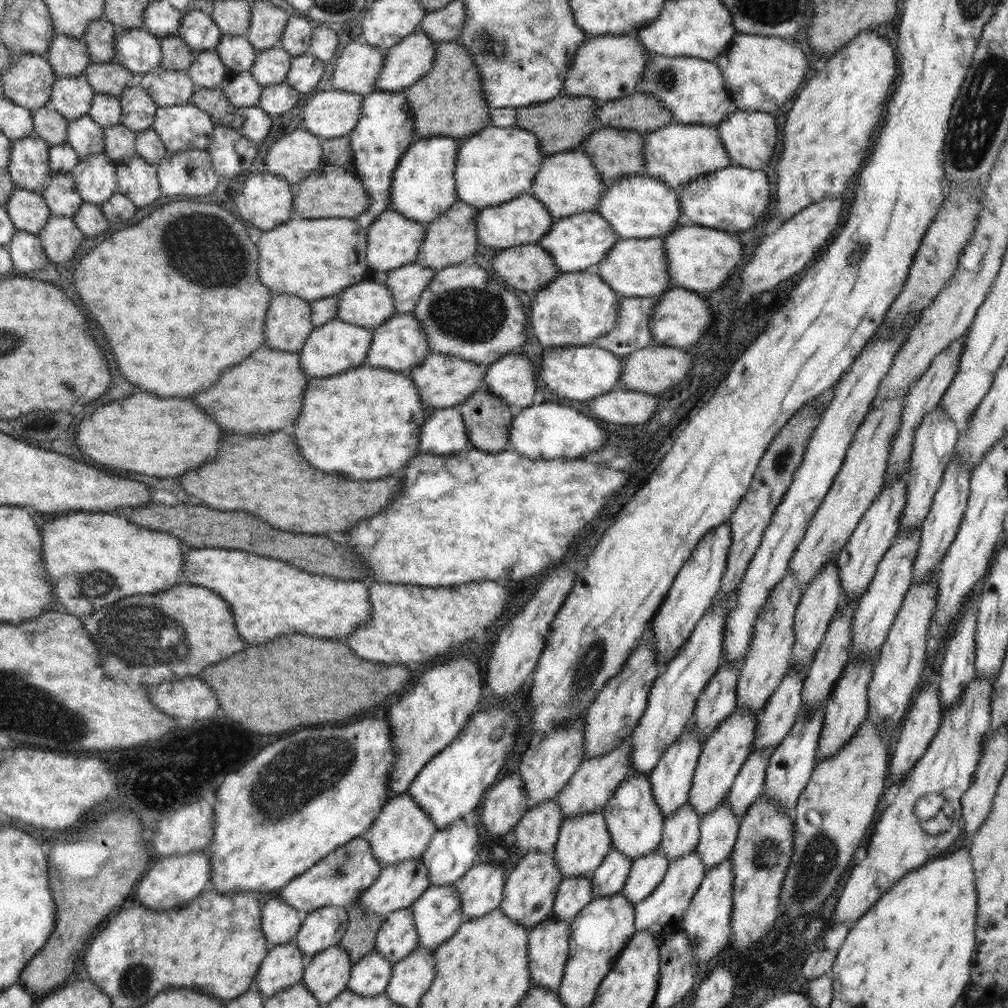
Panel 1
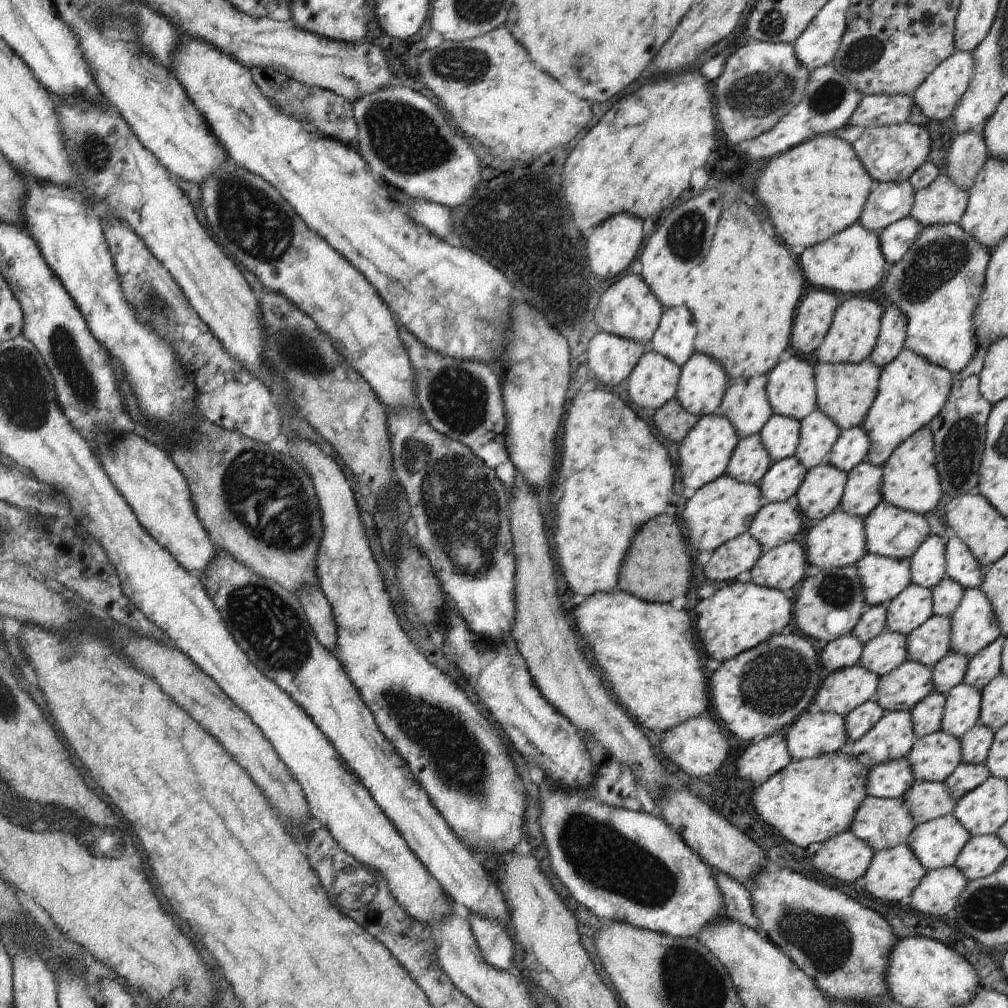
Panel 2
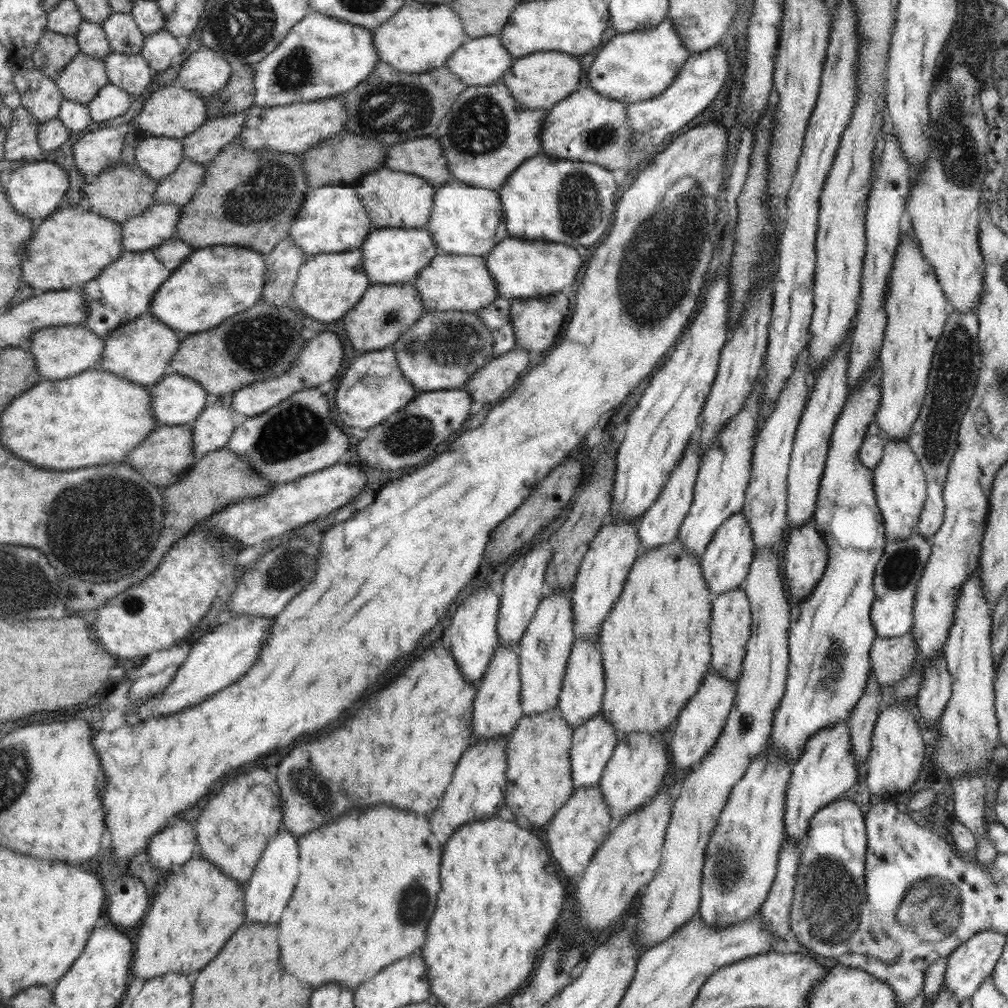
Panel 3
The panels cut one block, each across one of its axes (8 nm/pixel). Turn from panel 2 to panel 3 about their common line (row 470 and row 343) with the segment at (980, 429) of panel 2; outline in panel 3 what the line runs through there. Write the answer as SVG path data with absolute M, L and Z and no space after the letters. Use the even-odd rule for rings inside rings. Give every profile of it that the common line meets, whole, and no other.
M977 309L966 313L950 310L944 331L934 348L932 369L928 376L928 388L920 409L920 414L914 421L908 445L919 460L927 480L927 497L917 524L919 532L930 543L943 523L945 504L943 488L946 482L950 461L957 448L957 437L961 418L967 411L970 399L975 391L975 384L981 368L981 352L979 348L979 321Z

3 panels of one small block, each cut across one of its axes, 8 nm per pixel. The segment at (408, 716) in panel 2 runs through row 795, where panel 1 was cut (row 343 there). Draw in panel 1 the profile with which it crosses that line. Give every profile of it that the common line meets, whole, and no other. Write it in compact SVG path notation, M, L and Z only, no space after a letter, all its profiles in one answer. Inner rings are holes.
M468 262L454 263L435 271L434 278L422 291L411 315L418 320L418 325L426 334L431 352L457 356L461 360L486 368L506 353L514 350L520 351L520 346L524 346L527 338L528 318L522 302L514 298L512 292L502 288L494 278L490 278L486 270L478 266L470 266Z

